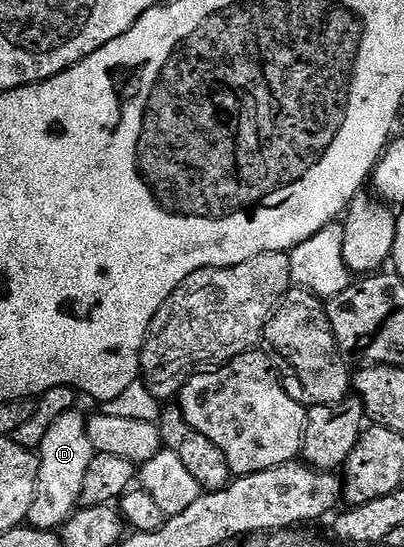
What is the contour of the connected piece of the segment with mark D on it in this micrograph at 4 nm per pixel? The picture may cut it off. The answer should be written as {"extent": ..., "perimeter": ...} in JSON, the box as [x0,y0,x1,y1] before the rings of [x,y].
{"extent":[27,409,94,531],"perimeter":[[[73,409],[62,413],[54,425],[50,425],[50,433],[42,437],[42,445],[38,448],[38,477],[36,478],[36,496],[28,510],[27,522],[43,531],[56,531],[64,526],[64,522],[77,510],[84,494],[86,469],[90,469],[90,461],[94,452],[88,436],[88,419]]]}

